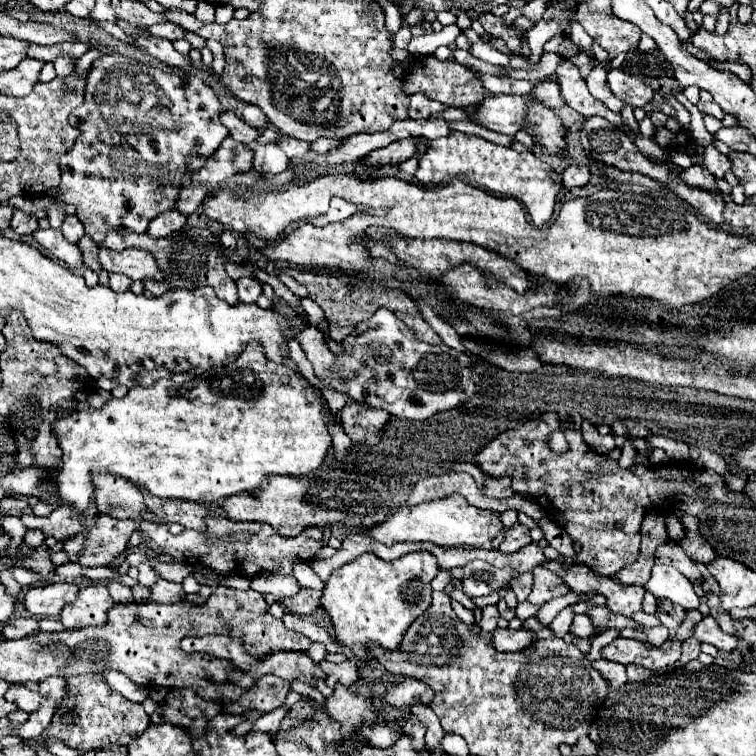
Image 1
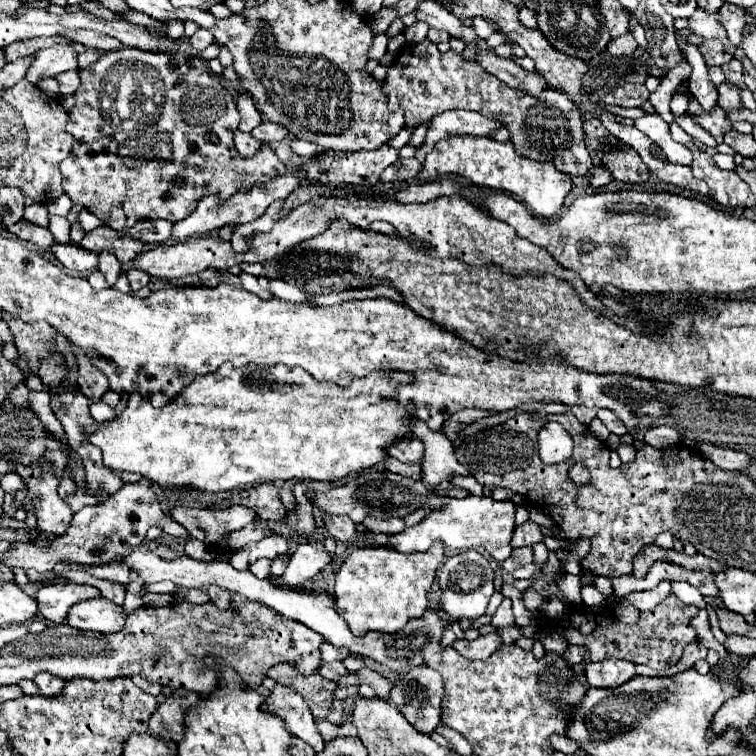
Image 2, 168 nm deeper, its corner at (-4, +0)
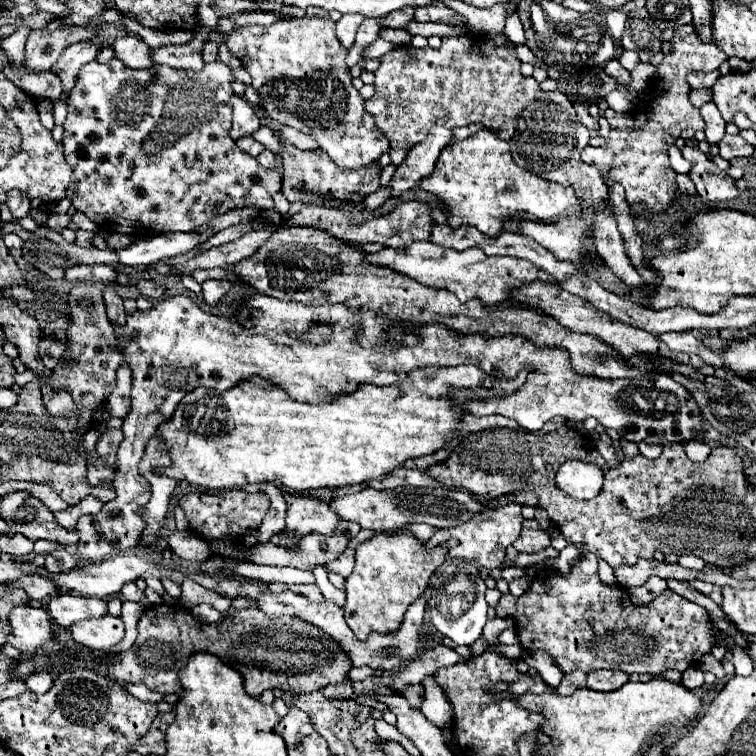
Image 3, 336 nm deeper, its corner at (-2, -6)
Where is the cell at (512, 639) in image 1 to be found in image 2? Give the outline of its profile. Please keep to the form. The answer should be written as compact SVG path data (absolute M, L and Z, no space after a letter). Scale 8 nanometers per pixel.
M491 632L491 634L479 636L477 640L471 640L471 642L455 640L453 648L471 660L485 660L485 658L489 658L489 654L493 654L497 648L501 648L501 638L495 632Z

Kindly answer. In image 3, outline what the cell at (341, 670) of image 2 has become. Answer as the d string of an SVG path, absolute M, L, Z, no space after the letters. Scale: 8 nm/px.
M341 682L341 684L329 684L327 688L323 688L321 692L329 698L351 698L353 696L353 688L349 686L351 682Z

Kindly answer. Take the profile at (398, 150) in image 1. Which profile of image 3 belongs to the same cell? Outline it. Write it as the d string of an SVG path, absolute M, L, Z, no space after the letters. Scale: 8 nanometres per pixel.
M281 140L279 142L283 144L283 188L281 192L285 194L285 198L289 202L313 202L313 200L319 200L321 198L337 198L337 200L347 200L347 202L361 202L367 194L375 192L381 182L381 166L379 162L375 164L369 164L367 168L359 168L359 170L345 170L345 168L339 168L337 164L333 164L333 160L329 160L329 156L323 152L323 150L315 150L315 152L301 152L299 148L291 146L289 142Z

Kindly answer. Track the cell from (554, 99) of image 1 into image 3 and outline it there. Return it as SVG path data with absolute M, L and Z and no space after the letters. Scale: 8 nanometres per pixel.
M403 8L399 12L391 12L383 18L383 24L387 28L405 28L409 22L413 22L413 8Z

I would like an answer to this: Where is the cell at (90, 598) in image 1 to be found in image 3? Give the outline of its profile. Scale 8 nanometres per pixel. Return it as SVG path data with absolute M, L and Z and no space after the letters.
M99 616L99 618L87 618L81 622L71 624L71 638L91 650L109 650L115 644L123 640L123 622L115 616Z

